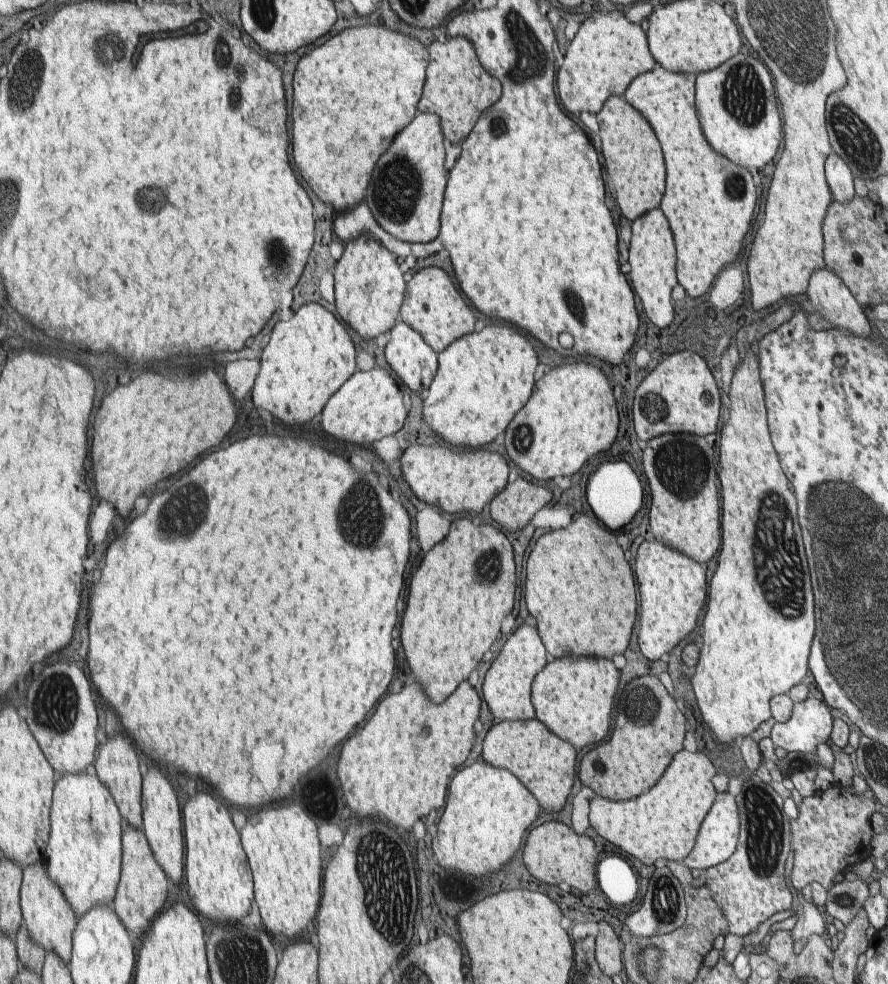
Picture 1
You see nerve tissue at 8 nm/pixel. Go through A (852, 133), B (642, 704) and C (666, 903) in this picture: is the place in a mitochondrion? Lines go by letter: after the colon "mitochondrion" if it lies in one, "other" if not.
A: mitochondrion
B: mitochondrion
C: mitochondrion

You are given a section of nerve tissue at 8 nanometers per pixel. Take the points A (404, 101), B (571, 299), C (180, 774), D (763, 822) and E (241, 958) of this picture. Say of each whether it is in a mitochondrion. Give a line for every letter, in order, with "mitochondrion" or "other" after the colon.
A: other
B: mitochondrion
C: other
D: mitochondrion
E: mitochondrion

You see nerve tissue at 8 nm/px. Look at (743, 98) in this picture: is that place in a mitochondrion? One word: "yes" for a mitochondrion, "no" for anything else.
yes

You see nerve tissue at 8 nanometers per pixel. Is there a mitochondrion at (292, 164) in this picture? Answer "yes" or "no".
no

